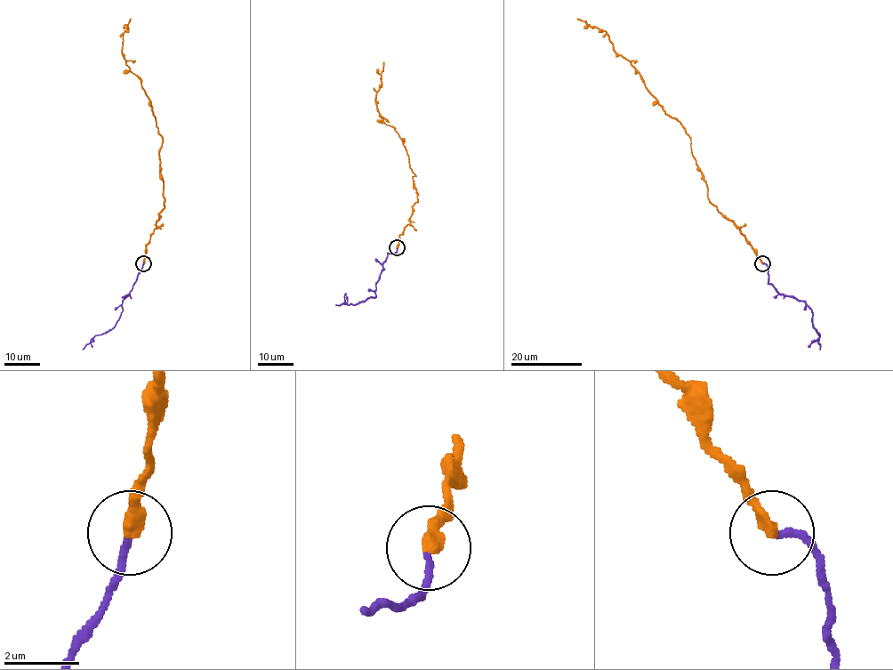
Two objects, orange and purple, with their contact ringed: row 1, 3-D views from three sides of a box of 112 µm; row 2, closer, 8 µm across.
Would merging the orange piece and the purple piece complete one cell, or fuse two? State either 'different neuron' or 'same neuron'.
same neuron

